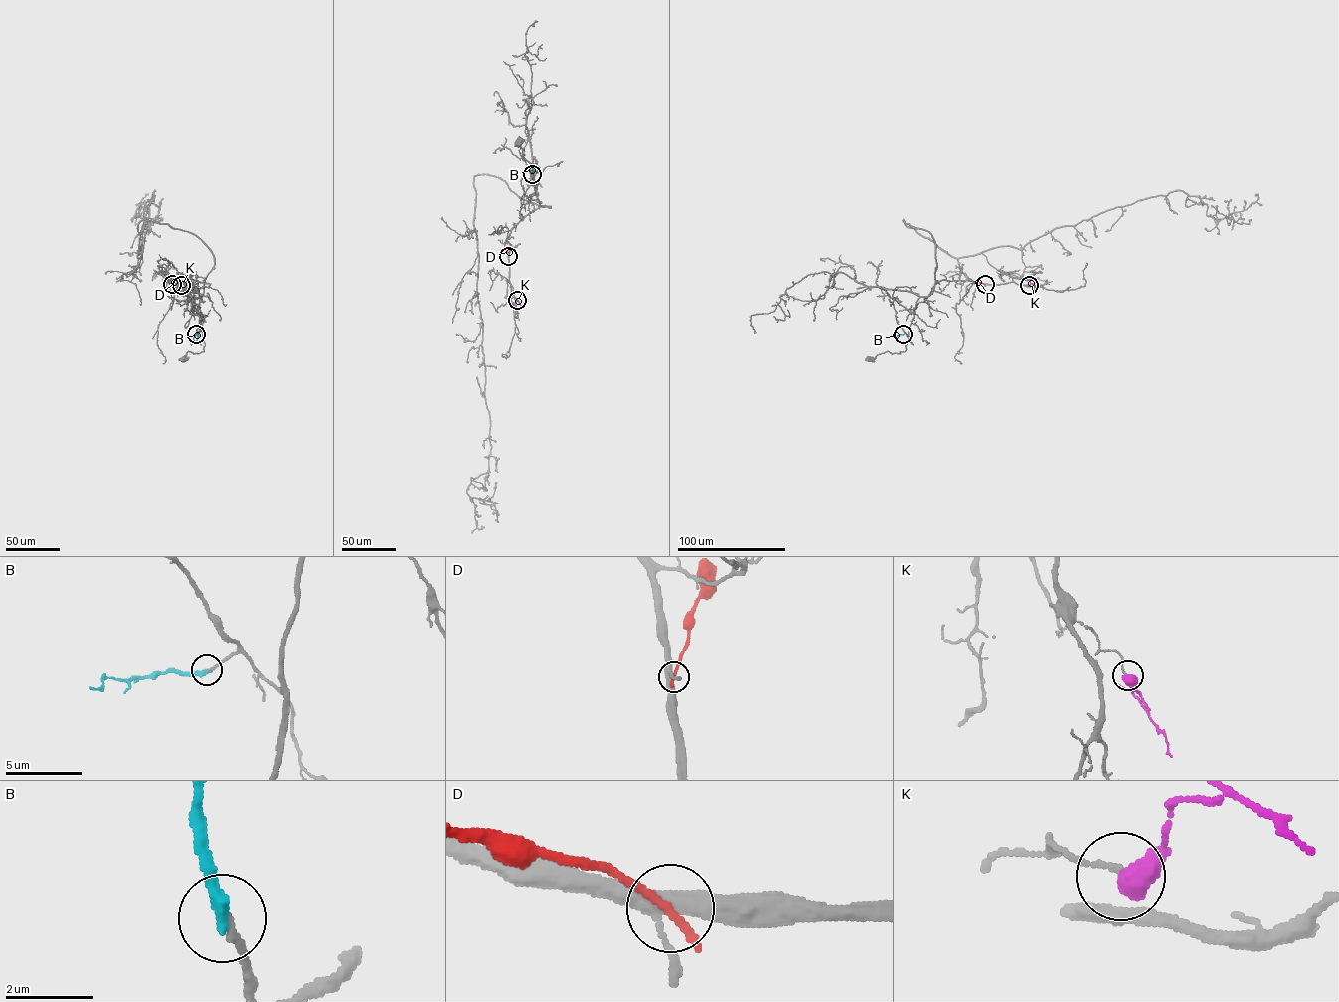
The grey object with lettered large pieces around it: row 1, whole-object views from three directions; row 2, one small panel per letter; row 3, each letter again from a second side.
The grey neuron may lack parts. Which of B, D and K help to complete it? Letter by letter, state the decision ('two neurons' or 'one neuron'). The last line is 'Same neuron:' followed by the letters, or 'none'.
B: one neuron
D: two neurons
K: two neurons
Same neuron: B

